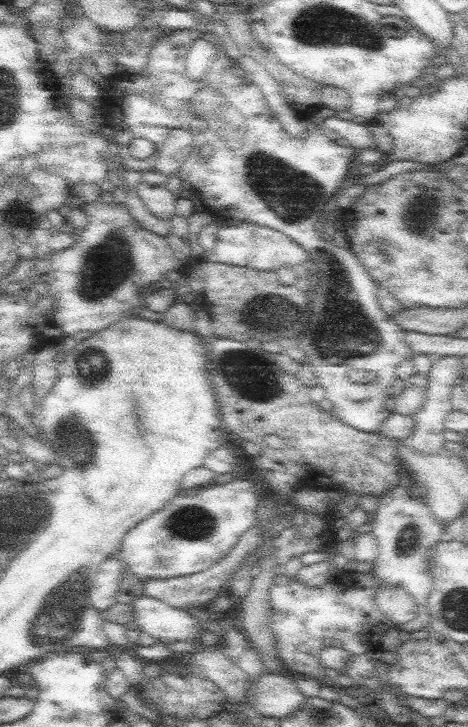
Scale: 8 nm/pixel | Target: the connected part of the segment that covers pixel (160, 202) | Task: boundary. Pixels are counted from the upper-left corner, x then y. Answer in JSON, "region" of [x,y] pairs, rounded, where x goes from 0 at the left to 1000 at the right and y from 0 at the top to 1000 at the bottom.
{"region":[[[303,248],[288,256],[303,278],[327,296],[346,301],[365,301],[376,296],[376,275],[380,270],[355,260],[355,256],[323,256]]]}

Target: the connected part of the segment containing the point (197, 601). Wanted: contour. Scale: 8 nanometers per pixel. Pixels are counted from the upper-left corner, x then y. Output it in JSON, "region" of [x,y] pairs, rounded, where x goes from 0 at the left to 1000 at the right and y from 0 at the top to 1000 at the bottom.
{"region":[[[558,721],[538,724],[526,733],[521,733],[500,752],[496,758],[487,759],[487,763],[479,765],[472,772],[453,777],[438,787],[427,787],[419,791],[389,792],[368,795],[361,798],[327,796],[318,801],[303,802],[308,809],[308,818],[350,827],[372,836],[419,836],[427,834],[444,834],[453,829],[457,823],[470,820],[472,816],[481,814],[487,809],[487,803],[496,798],[498,790],[509,784],[513,776],[521,772],[521,768],[534,759],[551,755],[556,746],[560,744],[560,733],[566,732],[566,726]]]}

